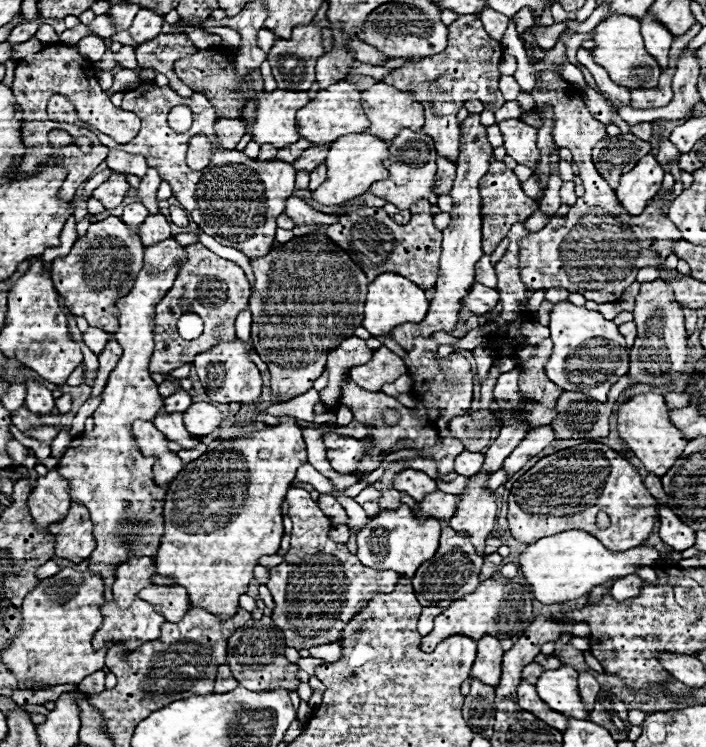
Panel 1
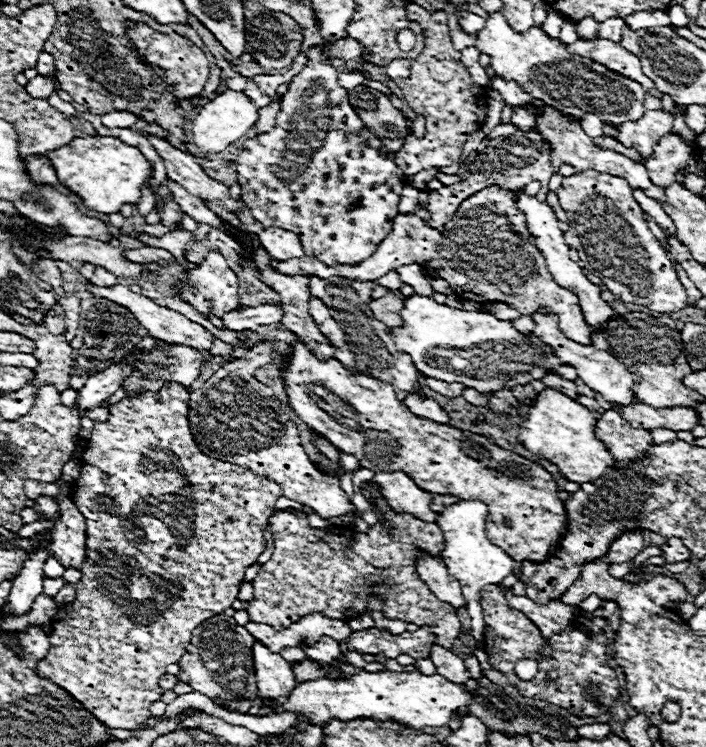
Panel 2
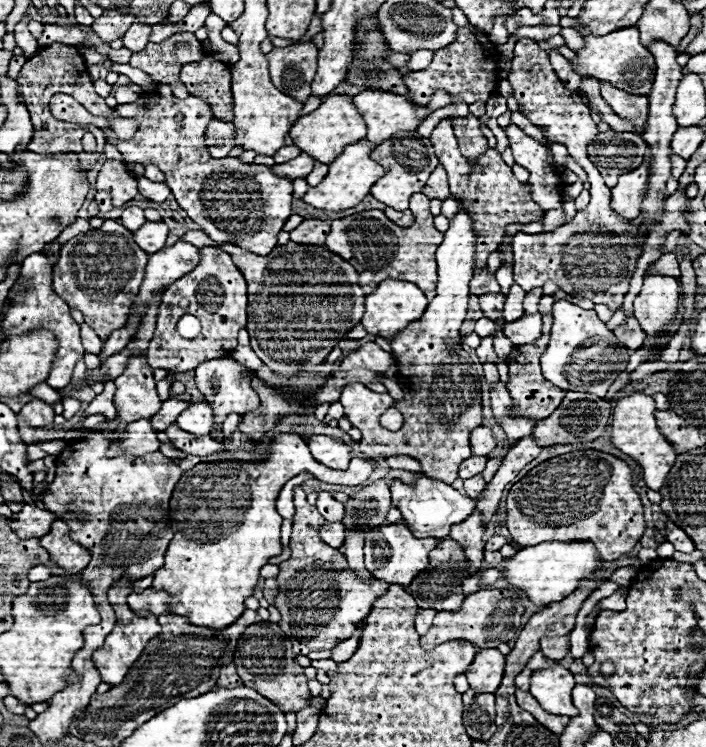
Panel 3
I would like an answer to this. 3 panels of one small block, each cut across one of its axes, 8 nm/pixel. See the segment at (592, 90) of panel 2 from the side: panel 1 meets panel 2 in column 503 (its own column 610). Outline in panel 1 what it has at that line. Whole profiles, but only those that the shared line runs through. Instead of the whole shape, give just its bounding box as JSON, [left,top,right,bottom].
[594,14,662,90]

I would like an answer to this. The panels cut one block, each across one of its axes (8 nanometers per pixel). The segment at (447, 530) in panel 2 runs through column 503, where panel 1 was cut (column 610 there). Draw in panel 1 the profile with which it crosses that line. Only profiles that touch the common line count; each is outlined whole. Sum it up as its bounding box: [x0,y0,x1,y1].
[518,530,660,604]

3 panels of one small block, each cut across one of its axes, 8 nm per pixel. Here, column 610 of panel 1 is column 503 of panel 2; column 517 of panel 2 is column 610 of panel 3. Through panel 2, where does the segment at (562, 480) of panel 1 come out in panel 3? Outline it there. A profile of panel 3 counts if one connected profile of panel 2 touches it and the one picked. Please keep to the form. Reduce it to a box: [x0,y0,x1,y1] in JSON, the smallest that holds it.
[506,450,646,562]

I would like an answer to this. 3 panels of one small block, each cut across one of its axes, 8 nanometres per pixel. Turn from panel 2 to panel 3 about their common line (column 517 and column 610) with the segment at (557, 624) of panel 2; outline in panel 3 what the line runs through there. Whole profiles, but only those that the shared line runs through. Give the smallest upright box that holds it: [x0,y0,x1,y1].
[600,588,628,610]

